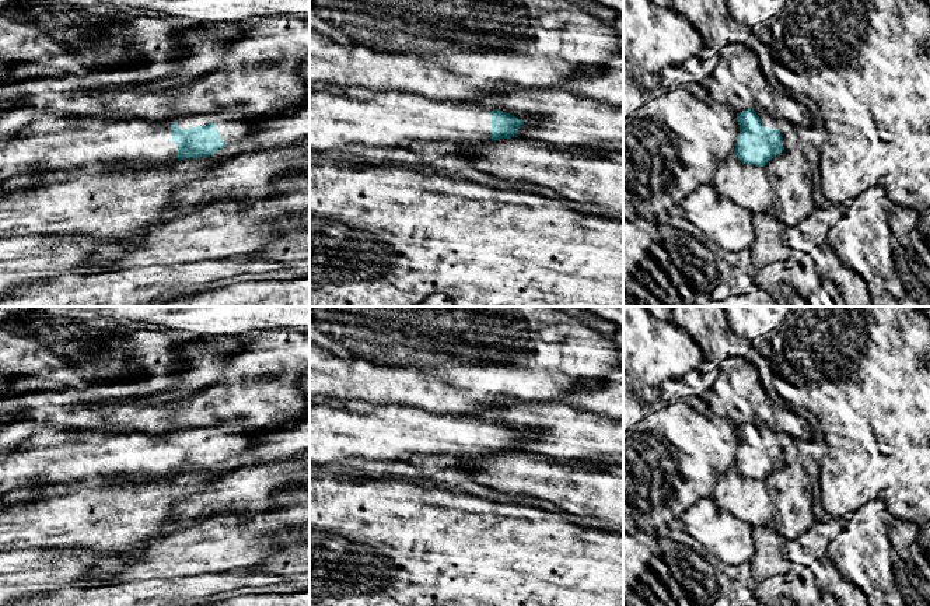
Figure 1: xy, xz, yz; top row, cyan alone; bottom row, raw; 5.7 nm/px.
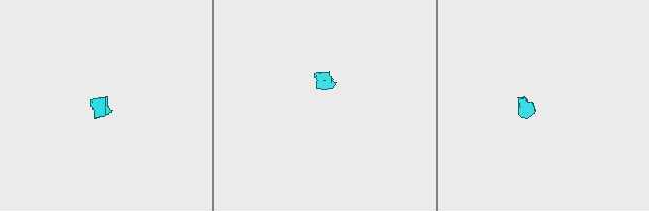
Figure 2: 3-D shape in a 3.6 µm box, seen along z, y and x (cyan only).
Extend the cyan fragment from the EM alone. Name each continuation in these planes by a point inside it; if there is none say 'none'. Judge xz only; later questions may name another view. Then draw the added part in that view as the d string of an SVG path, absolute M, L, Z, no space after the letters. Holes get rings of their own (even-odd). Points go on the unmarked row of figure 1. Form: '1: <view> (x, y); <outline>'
1: xz (339, 428); M310 396L310 465L340 463L349 458L394 463L410 456L426 456L441 463L450 458L487 456L492 455L492 424L480 417L457 418L408 406Z

